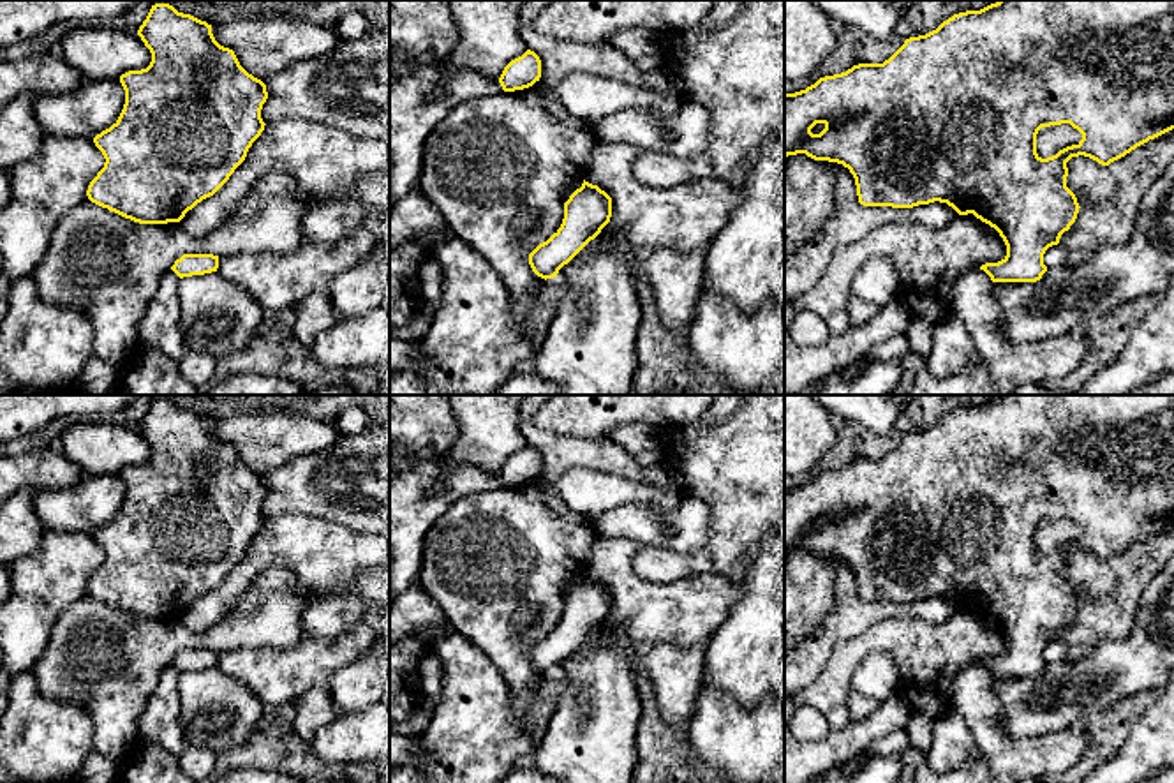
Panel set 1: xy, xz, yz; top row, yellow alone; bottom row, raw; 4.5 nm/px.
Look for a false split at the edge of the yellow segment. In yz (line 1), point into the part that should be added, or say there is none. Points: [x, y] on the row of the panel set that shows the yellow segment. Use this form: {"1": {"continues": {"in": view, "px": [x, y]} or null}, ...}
{"1": {"continues": null}}

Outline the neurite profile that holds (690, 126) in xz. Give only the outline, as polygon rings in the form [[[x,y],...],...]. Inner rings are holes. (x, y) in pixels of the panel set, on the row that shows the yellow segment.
[[[682,101],[665,120],[647,109],[628,108],[592,125],[598,139],[626,143],[636,152],[656,152],[673,159],[693,159],[710,143],[710,116],[696,102]]]

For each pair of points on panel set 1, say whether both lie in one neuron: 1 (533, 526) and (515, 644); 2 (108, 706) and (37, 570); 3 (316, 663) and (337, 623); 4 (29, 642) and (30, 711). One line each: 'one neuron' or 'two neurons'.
1: one neuron
2: two neurons
3: two neurons
4: two neurons

